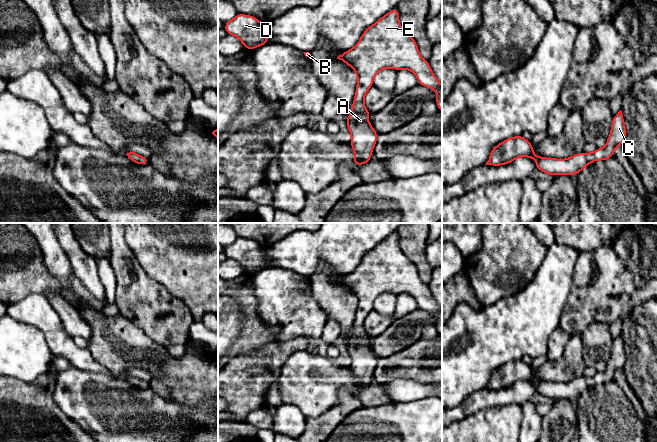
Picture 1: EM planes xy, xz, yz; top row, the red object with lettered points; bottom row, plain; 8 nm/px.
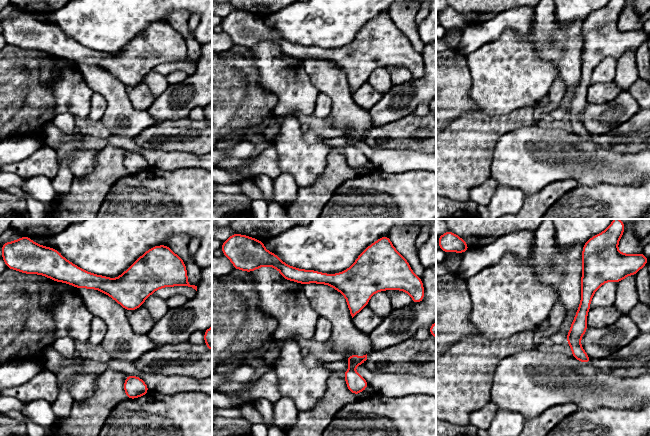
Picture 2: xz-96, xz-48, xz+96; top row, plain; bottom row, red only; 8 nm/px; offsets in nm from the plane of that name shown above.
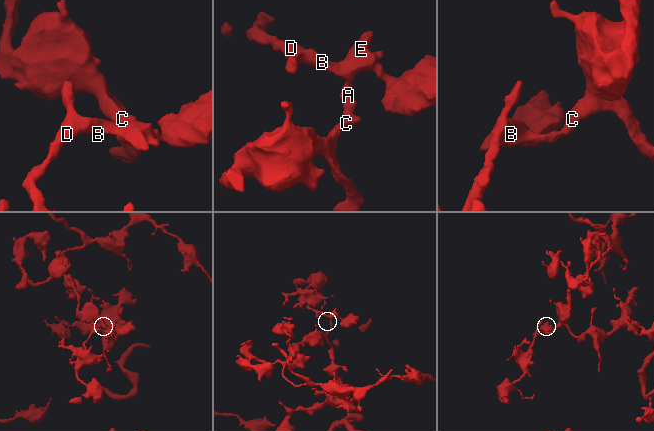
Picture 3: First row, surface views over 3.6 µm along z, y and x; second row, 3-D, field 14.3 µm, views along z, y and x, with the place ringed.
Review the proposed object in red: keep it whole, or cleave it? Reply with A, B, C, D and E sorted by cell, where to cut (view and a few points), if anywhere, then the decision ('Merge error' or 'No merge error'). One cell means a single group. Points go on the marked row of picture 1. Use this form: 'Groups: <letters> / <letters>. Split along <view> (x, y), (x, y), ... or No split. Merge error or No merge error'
Groups: A B C D E. No split. No merge error

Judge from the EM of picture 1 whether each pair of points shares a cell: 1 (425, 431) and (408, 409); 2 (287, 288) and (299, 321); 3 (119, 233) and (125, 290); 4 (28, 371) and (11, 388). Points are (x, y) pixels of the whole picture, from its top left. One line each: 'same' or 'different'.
1: same
2: same
3: same
4: different

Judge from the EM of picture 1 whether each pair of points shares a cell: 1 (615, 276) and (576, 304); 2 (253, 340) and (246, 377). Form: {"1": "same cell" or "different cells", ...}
{"1": "same cell", "2": "different cells"}

